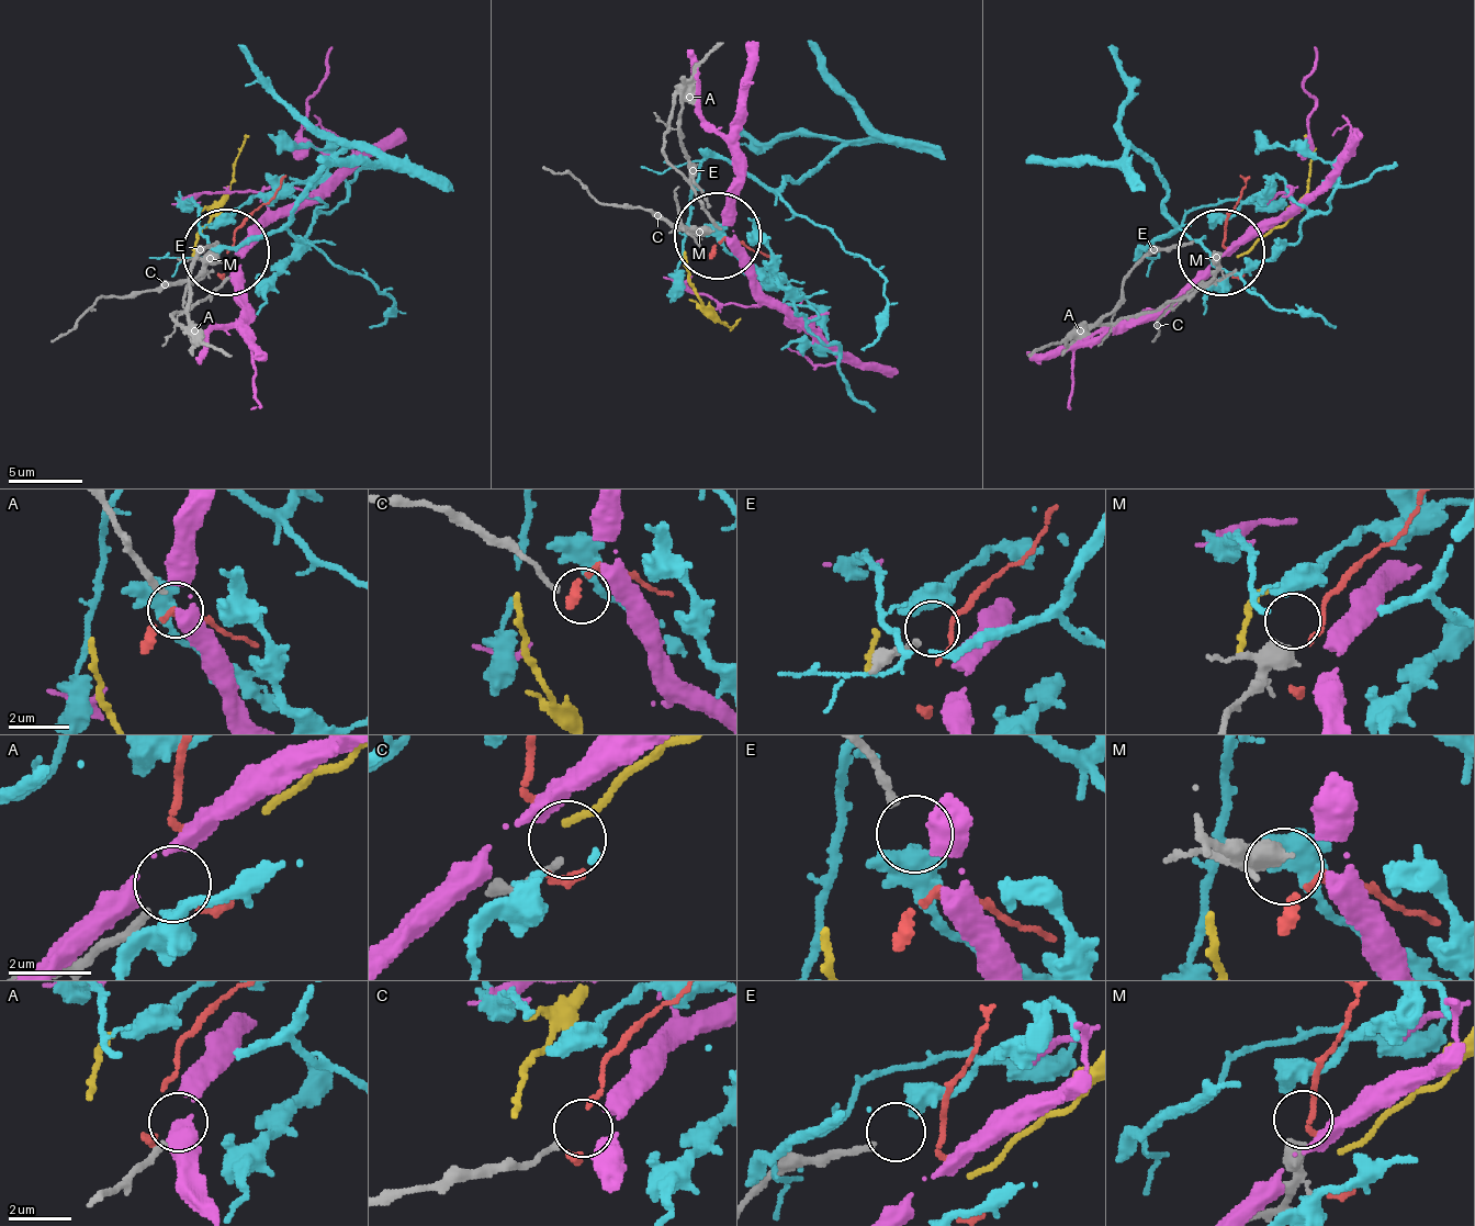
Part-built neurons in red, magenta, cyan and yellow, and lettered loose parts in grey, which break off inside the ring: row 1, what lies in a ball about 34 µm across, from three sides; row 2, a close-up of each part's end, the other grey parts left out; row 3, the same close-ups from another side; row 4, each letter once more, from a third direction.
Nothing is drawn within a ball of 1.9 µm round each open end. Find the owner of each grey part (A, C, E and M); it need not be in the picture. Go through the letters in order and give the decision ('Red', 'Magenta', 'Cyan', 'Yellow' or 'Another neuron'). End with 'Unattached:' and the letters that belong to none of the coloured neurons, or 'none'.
A: Another neuron
C: Another neuron
E: Another neuron
M: Another neuron
Unattached: A, C, E, M

